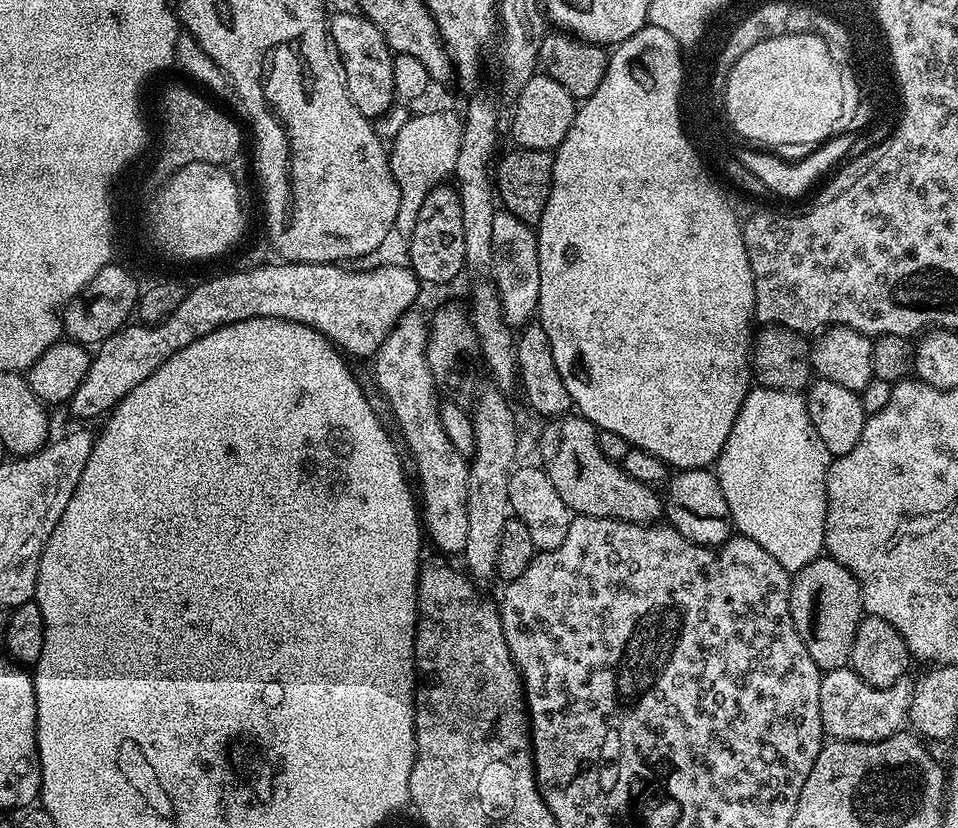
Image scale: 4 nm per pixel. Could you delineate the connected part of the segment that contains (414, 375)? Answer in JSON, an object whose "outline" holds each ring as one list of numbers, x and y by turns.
{"outline":[[412,309,406,315,403,315,402,318,399,319,399,322,396,324,394,330,387,335,386,339,383,340,382,346,376,352,375,357,373,359,374,363,374,372,376,374,376,382,378,384,377,389,383,393,385,399,387,400,390,409,393,415,393,421,395,427,400,427,400,436,399,439,402,441,404,439,403,447,406,449,408,447,408,452,412,455,412,460,416,463,416,480,415,483,418,485,418,500,422,505,422,528,426,533,427,539,428,536,433,540,434,543,437,544,438,547,441,548,444,552,456,552,456,554,463,553,464,547,466,546,466,529,470,527,470,525,466,522,466,494,468,493,468,466,469,461,456,449,454,445,450,442,450,438,446,438,446,430,442,426,442,422,440,421,440,413,438,411,440,400,436,398,436,391,438,391,438,386,433,378,432,371,429,368,428,359,425,356,425,350,428,348,428,334,430,331,429,321,425,320,425,318,418,313,417,309]]}

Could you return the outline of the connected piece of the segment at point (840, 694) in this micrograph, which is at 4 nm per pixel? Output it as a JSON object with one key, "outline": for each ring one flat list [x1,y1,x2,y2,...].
{"outline":[[850,666,823,673,820,678,818,706,825,733,838,740,858,742,890,738,905,727,908,719,912,688,906,685,907,683,901,682,891,684,888,688,875,688,862,682,862,678,858,678,858,674]]}

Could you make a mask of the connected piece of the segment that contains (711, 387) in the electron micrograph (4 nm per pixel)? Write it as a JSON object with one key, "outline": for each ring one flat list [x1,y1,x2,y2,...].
{"outline":[[647,23,642,30,638,30,630,38,626,38,621,44,611,49,606,66,606,74,598,85,598,90,583,101,576,109,576,117,566,130,566,138,555,148,552,158,552,185,550,186,550,198,546,198,546,210,542,210,542,218,536,228,536,241,538,242,538,266,540,267,540,306,538,309,538,323,546,330,546,338,550,338,550,350,554,350,554,366,558,366,558,374,562,374,562,382,566,390,570,390,570,398,575,411,584,416,592,424,595,424,600,432,613,432,622,434,629,446,641,448,668,464,669,469,683,470,686,468,708,468,715,465,720,456,722,446,726,446,726,438,730,438,730,430,734,426,734,418,738,418,738,410,742,410,742,402,746,398,748,389,753,387,754,377,750,357,752,355,752,342,754,339,754,317,756,315,756,291,754,290,754,274,750,270,750,258,746,254,744,245,744,229,742,221,734,216,728,205,728,196,722,192,721,185,707,184,703,176,699,176,696,169,695,158,690,158,690,150,694,147,693,141,684,140,686,132,685,121,681,113,681,93,686,84,686,72,684,76,684,64,680,61,682,51,679,42,666,30]]}

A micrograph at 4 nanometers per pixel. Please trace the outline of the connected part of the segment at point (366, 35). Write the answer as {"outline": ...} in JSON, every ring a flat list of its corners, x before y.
{"outline":[[359,11,338,12,328,20,328,34,333,48,336,49,336,56,340,59,346,90,354,106,358,106,358,110,367,120,379,120,393,107,397,99,392,65,394,53,386,38,382,38,382,30,378,30,378,26,374,26,374,22,370,22,367,16]]}

